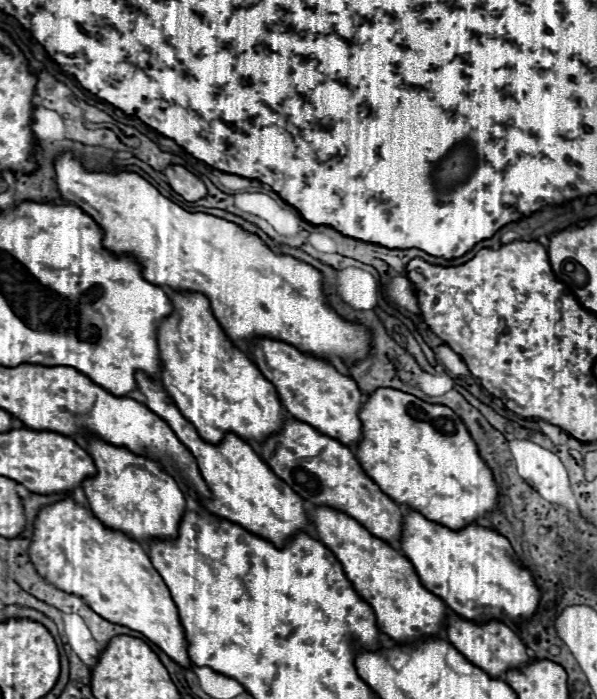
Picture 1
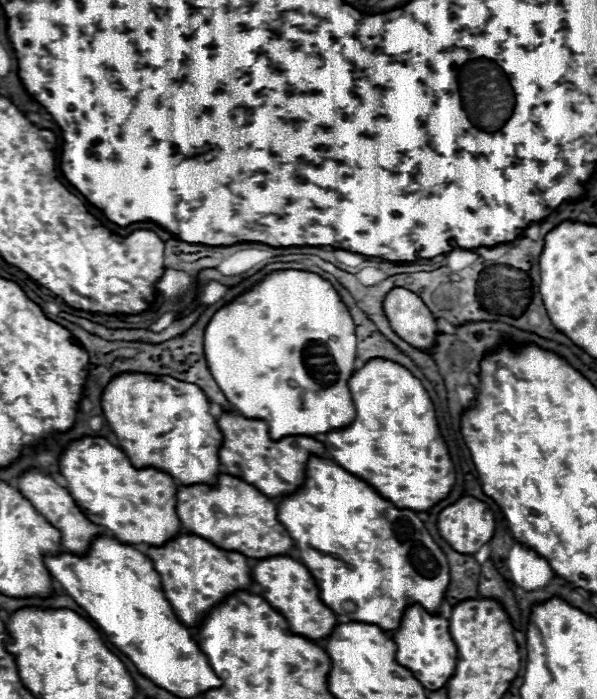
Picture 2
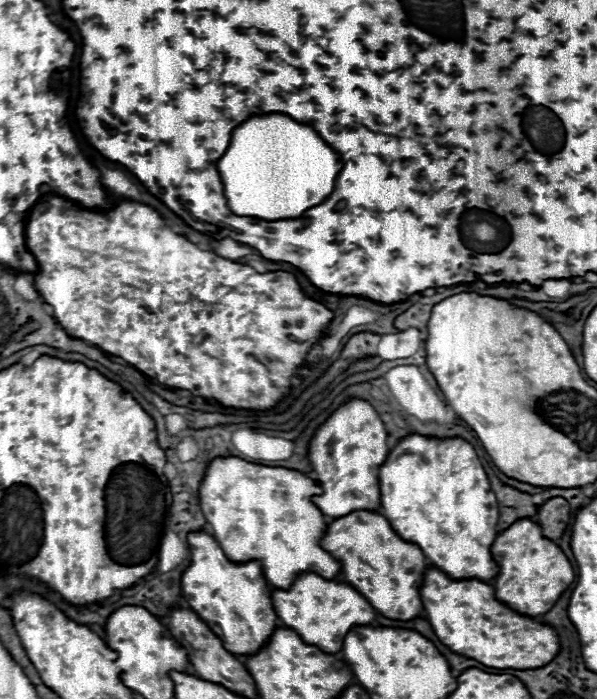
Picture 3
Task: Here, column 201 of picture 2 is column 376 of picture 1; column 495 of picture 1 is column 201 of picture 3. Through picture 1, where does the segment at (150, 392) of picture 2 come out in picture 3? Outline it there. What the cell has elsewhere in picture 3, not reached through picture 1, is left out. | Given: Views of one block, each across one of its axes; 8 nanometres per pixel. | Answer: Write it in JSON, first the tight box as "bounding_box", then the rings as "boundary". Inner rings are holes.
{"bounding_box":[200,456,340,590],"boundary":[[[218,456],[208,464],[200,484],[200,508],[230,560],[258,560],[266,580],[274,588],[286,590],[302,572],[314,572],[326,580],[340,574],[340,564],[320,546],[326,520],[312,504],[314,494],[322,494],[322,488],[298,470]]]}

